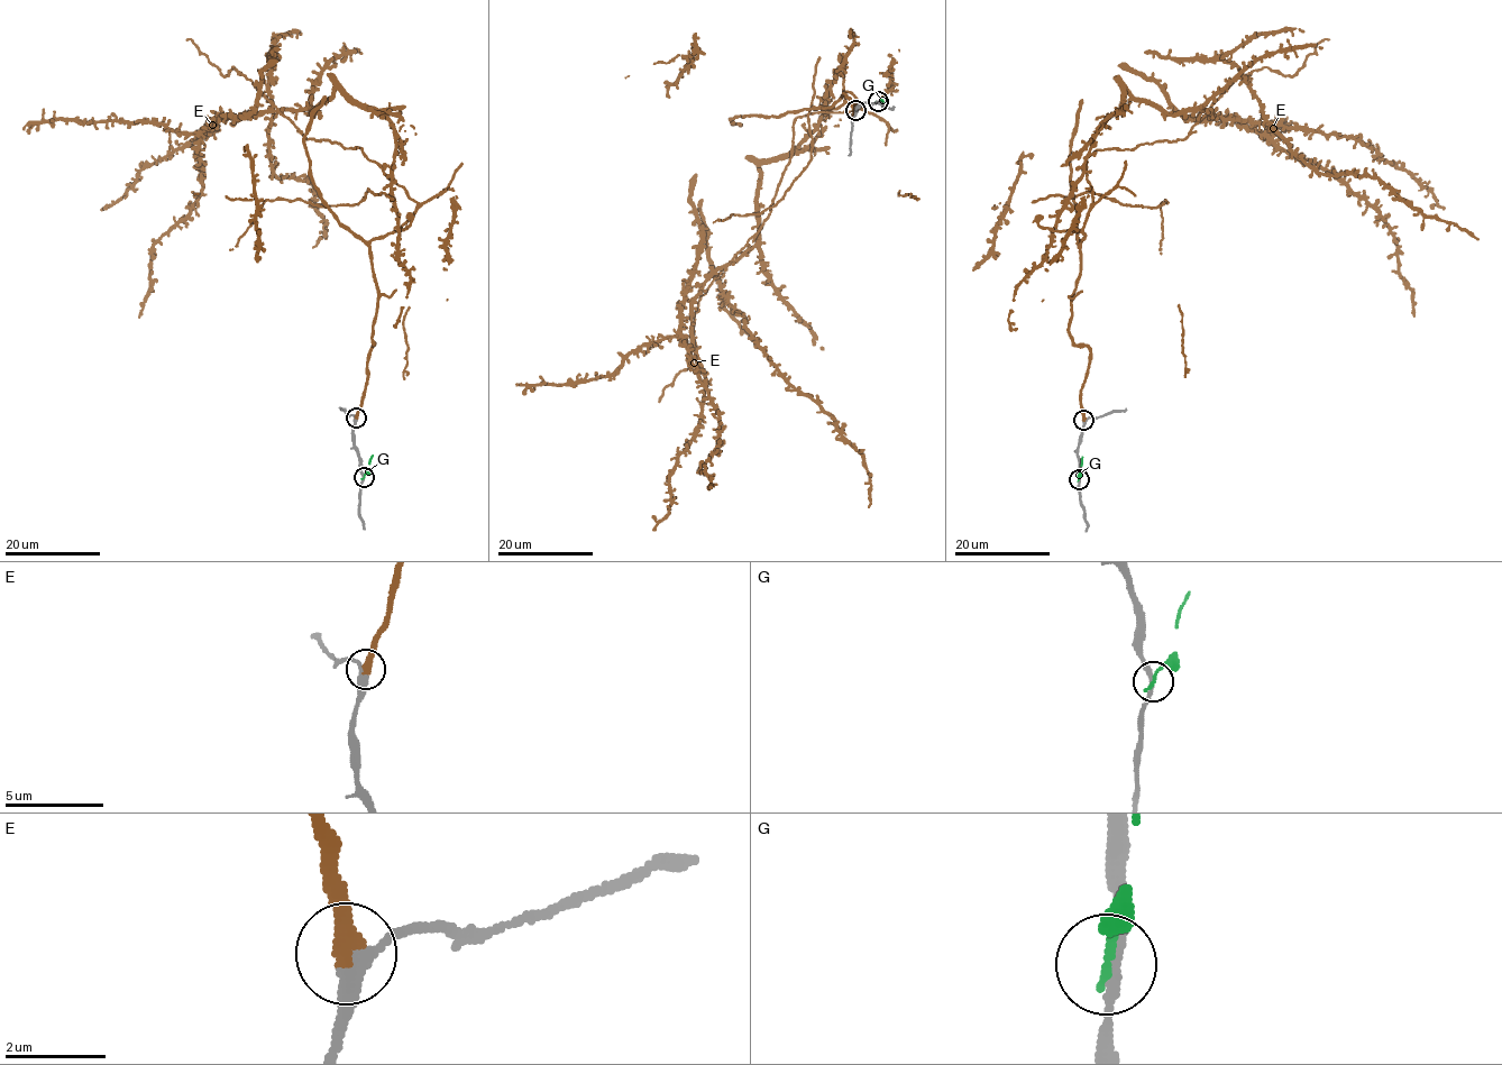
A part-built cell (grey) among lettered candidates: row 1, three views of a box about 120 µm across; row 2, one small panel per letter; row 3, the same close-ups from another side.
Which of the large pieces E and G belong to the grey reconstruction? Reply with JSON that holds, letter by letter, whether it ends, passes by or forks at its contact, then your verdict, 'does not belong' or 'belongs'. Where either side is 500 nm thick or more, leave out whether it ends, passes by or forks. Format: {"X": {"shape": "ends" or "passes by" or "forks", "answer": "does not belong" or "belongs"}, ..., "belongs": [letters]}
{"E": {"shape": "ends", "answer": "belongs"}, "G": {"shape": "ends", "answer": "does not belong"}, "belongs": ["E"]}

